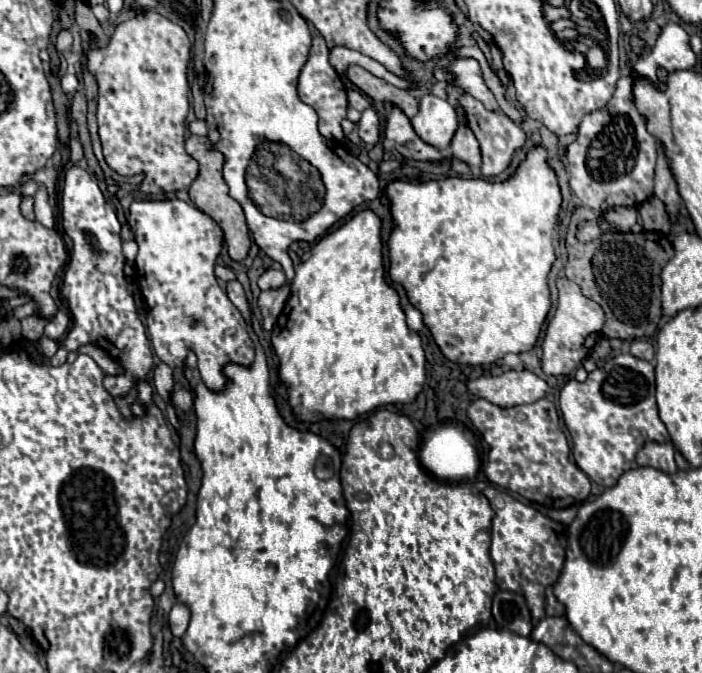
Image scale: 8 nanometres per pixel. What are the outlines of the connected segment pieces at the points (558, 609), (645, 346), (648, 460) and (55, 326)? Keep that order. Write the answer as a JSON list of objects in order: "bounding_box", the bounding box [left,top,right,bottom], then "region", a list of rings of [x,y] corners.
[{"bounding_box":[547,588,565,616],"region":[[[547,588],[547,616],[565,614],[565,606],[553,596],[553,588]]]},{"bounding_box":[631,340,653,362],"region":[[[633,340],[631,342],[631,354],[649,362],[649,360],[653,360],[653,346],[649,342],[643,342],[643,340]]]},{"bounding_box":[637,442,675,472],"region":[[[647,442],[639,452],[637,452],[637,464],[651,464],[653,468],[663,468],[663,472],[675,472],[675,446],[671,442]]]},{"bounding_box":[45,312,71,340],"region":[[[57,312],[57,316],[53,318],[53,322],[49,322],[49,324],[45,326],[45,336],[53,338],[53,340],[61,340],[61,338],[67,334],[69,324],[71,324],[69,314],[67,314],[67,312]]]}]

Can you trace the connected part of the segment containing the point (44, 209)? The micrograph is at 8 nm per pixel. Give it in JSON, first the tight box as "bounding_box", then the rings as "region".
{"bounding_box":[35,186,57,228],"region":[[[43,186],[35,194],[35,216],[37,216],[37,222],[41,222],[47,228],[55,228],[55,224],[57,224],[57,218],[47,202],[47,192]]]}

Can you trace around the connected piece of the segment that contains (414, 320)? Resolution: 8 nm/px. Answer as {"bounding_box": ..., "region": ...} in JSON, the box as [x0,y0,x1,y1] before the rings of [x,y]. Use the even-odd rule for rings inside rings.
{"bounding_box":[403,305,424,332],"region":[[[411,305],[403,306],[403,310],[408,327],[415,332],[420,332],[424,328],[421,313]]]}

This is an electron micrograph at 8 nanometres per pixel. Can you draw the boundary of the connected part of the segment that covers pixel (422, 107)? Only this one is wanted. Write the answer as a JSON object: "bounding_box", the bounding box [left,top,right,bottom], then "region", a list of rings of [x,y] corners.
{"bounding_box":[411,94,459,150],"region":[[[425,94],[419,102],[419,112],[411,118],[411,124],[423,142],[443,150],[451,144],[459,122],[455,108],[447,100]]]}

